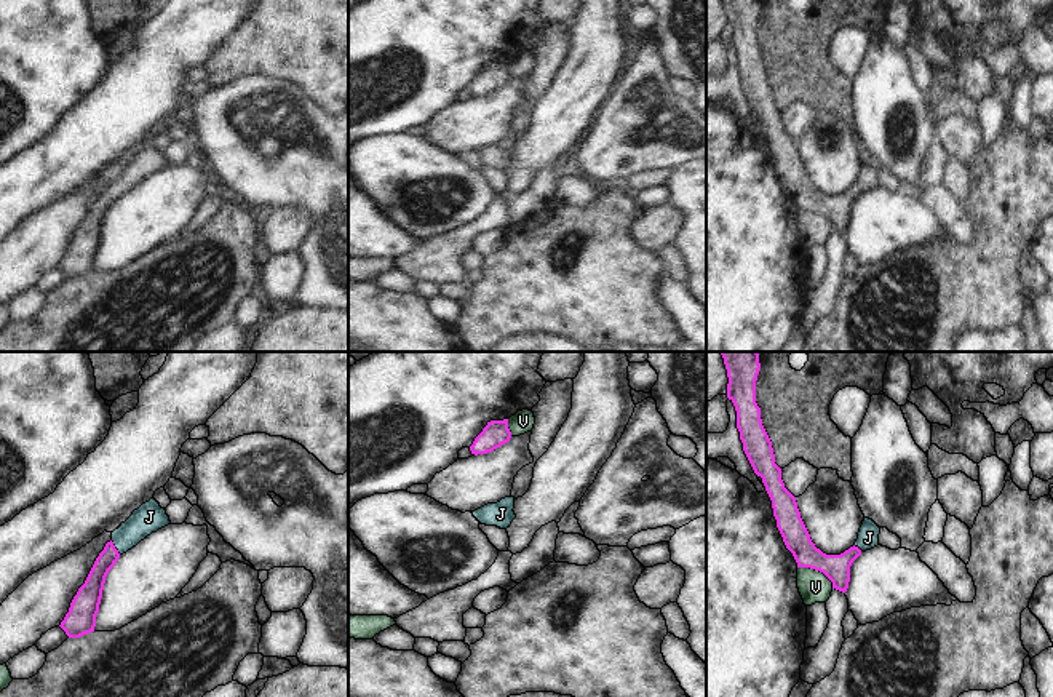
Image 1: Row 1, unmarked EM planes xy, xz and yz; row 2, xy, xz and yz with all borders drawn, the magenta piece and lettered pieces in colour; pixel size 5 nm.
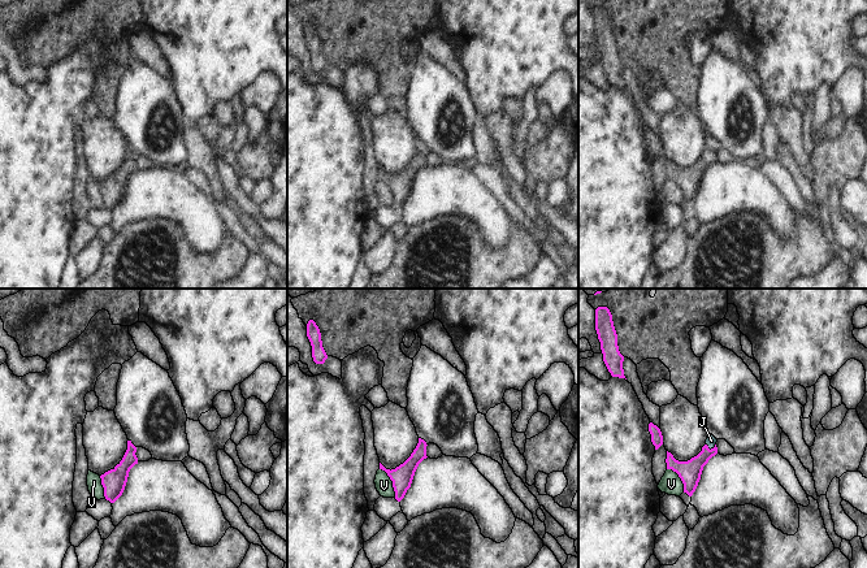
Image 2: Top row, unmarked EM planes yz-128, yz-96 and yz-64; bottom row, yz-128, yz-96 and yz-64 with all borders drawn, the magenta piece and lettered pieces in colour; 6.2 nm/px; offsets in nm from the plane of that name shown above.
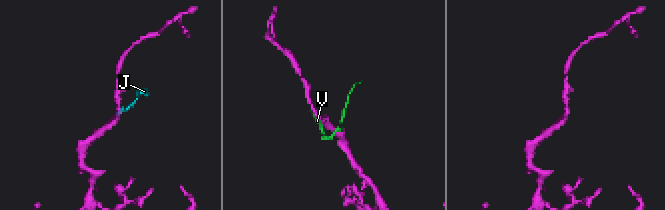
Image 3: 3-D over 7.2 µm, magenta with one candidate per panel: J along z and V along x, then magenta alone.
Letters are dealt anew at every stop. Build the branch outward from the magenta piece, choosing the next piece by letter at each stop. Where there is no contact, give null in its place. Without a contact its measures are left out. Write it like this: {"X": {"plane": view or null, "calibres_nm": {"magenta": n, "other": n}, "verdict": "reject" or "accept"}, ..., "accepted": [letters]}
{"J": {"plane": "xy", "calibres_nm": {"magenta": 110, "other": 150}, "verdict": "accept"}, "V": {"plane": "yz", "calibres_nm": {"magenta": 140, "other": 160}, "verdict": "reject"}, "accepted": ["J"]}

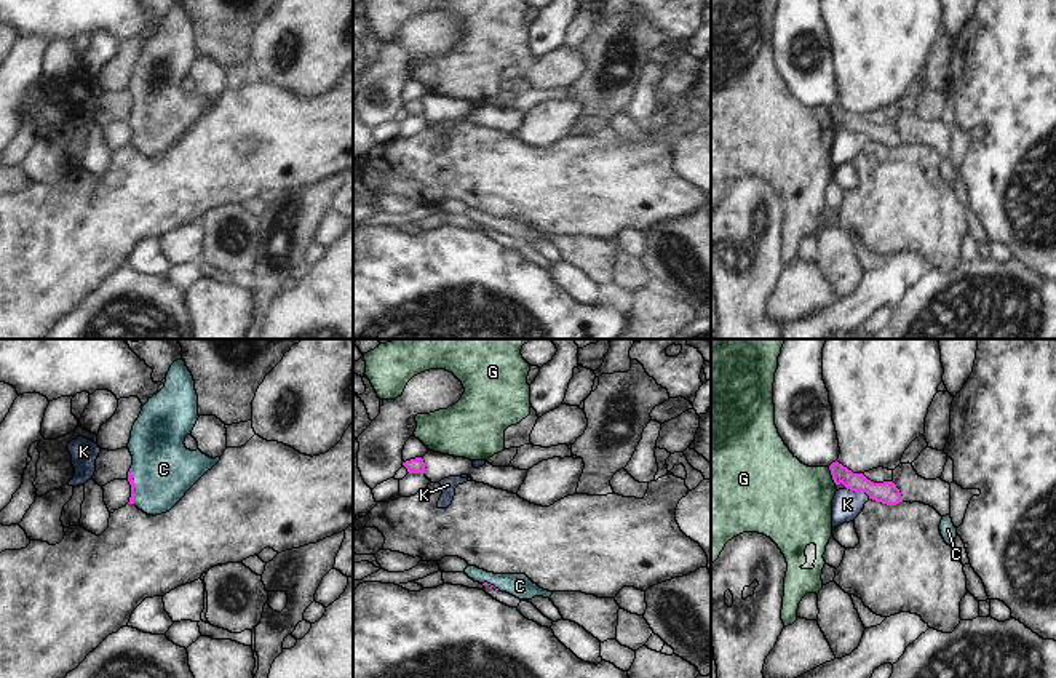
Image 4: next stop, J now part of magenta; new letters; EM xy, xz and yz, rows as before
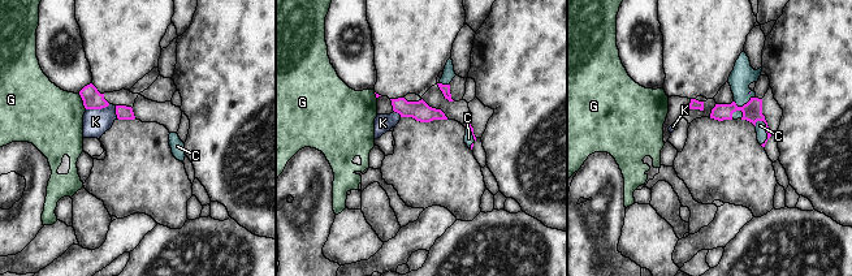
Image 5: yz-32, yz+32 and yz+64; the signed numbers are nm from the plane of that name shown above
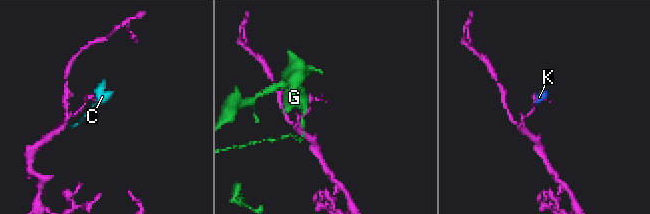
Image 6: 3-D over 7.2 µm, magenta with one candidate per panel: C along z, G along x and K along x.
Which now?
{"C": {"plane": "xy", "calibres_nm": {"magenta": 30, "other": 320}, "verdict": "accept"}, "G": {"plane": "yz", "calibres_nm": {"magenta": 100, "other": 400}, "verdict": "reject"}, "K": {"plane": "yz", "calibres_nm": {"magenta": 110, "other": 150}, "verdict": "reject"}, "accepted": ["C"]}

